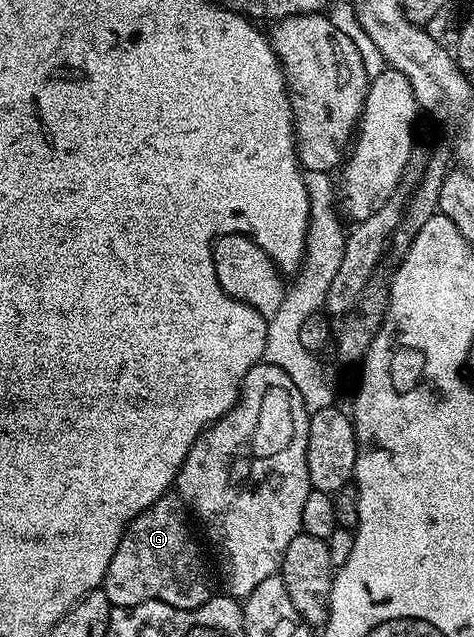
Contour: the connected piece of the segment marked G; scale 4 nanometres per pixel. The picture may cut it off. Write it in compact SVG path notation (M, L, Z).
M174 498L158 500L148 510L144 510L127 526L122 535L120 546L116 546L116 554L112 554L112 562L108 562L108 570L104 581L106 597L116 608L131 608L140 602L159 600L173 608L199 608L212 595L210 580L206 577L206 568L202 565L202 556L198 553L198 544L190 540L190 528L182 517L183 509Z

